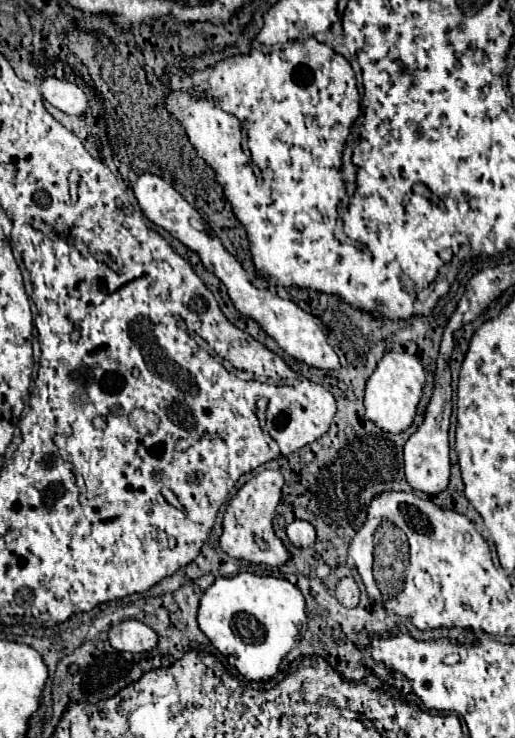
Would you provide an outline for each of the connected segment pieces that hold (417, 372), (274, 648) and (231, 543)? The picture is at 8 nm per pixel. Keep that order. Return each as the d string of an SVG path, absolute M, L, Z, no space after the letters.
M397 351L385 353L365 385L365 417L371 419L383 431L389 433L405 431L415 417L423 385L425 385L425 371L417 357Z
M253 573L217 577L199 601L197 623L213 647L221 651L229 665L243 677L265 681L275 675L281 659L305 633L305 599L287 579Z
M265 469L237 491L229 507L225 509L223 533L219 537L219 545L229 557L251 561L251 563L263 563L263 565L283 565L289 559L285 545L273 531L275 507L281 501L283 485L285 481L283 481L281 471Z

